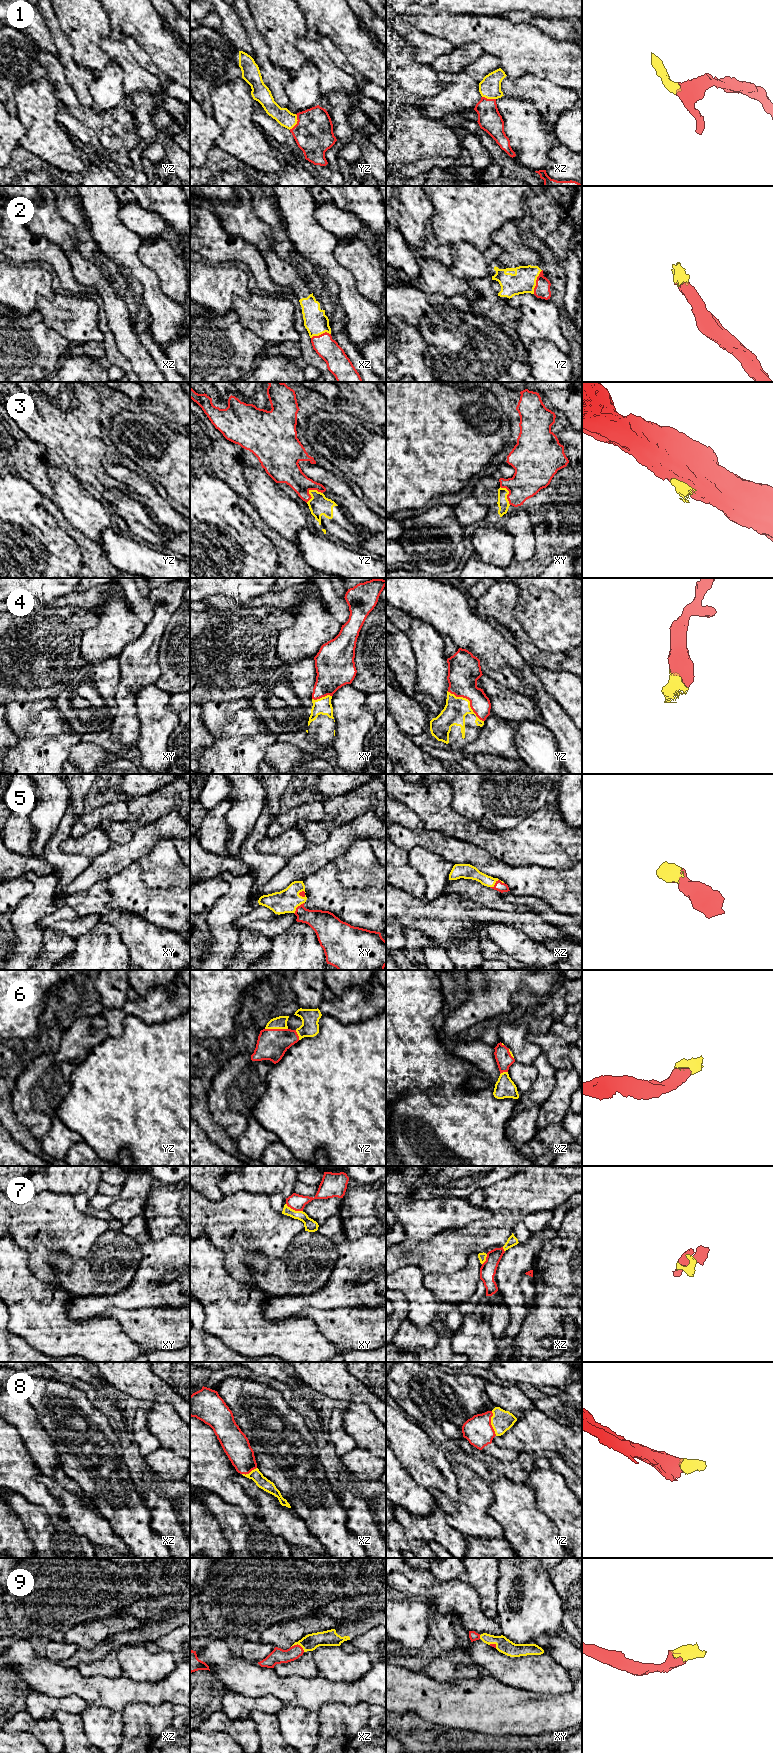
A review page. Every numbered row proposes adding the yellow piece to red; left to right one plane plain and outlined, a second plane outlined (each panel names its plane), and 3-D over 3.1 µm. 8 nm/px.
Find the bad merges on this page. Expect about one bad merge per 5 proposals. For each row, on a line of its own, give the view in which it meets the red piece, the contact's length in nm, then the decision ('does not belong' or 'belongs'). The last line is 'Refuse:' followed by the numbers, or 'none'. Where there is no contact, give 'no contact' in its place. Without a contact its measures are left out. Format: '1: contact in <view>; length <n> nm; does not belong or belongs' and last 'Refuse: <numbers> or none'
1: contact in yz; length 140 nm; belongs
2: contact in yz; length 200 nm; belongs
3: contact in yz; length 160 nm; does not belong
4: contact in yz; length 380 nm; belongs
5: contact in xz; length 120 nm; belongs
6: contact in yz; length 180 nm; belongs
7: contact in xy; length 150 nm; does not belong
8: contact in yz; length 200 nm; belongs
9: contact in xz; length 120 nm; belongs
Refuse: 3, 7

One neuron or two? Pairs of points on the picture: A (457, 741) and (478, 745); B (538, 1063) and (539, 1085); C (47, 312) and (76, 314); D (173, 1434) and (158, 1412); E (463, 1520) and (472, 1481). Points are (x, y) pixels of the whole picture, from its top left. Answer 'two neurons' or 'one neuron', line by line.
A: two neurons
B: one neuron
C: one neuron
D: one neuron
E: one neuron

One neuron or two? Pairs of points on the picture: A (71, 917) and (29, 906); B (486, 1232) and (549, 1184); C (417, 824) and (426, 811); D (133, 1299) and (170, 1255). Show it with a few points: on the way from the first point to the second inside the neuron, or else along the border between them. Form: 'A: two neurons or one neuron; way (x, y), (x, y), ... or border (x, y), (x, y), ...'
A: two neurons; border (59, 908), (42, 918), (40, 927), (43, 930)
B: one neuron; way (502, 1218), (529, 1191), (533, 1190)
C: two neurons; border (403, 804), (422, 822), (425, 830)
D: one neuron; way (145, 1287), (146, 1279), (160, 1267)

